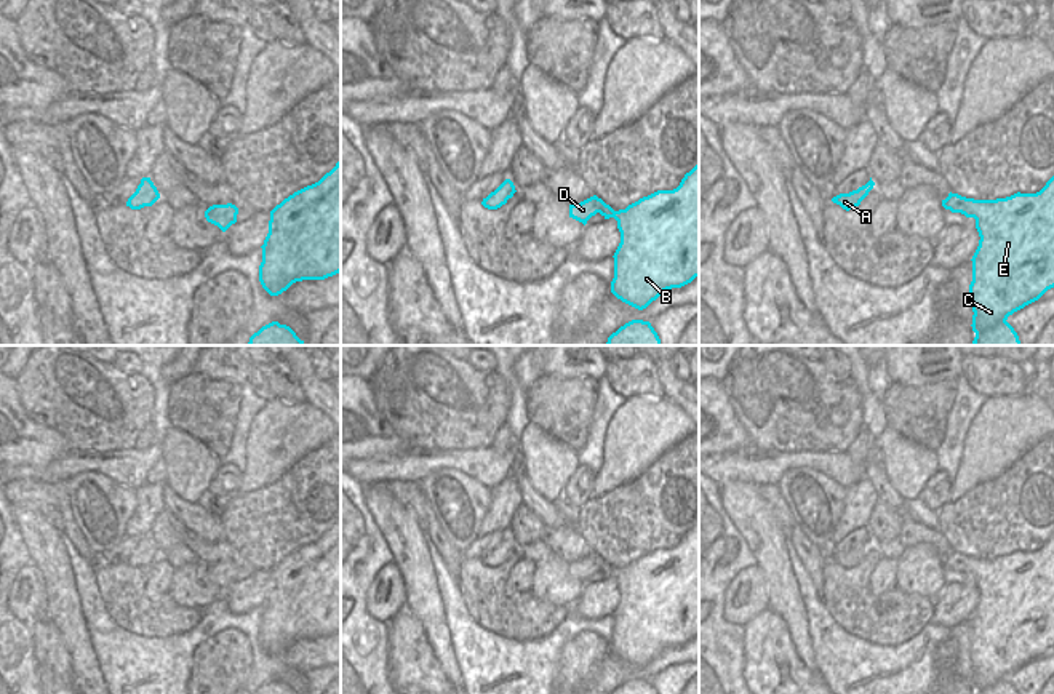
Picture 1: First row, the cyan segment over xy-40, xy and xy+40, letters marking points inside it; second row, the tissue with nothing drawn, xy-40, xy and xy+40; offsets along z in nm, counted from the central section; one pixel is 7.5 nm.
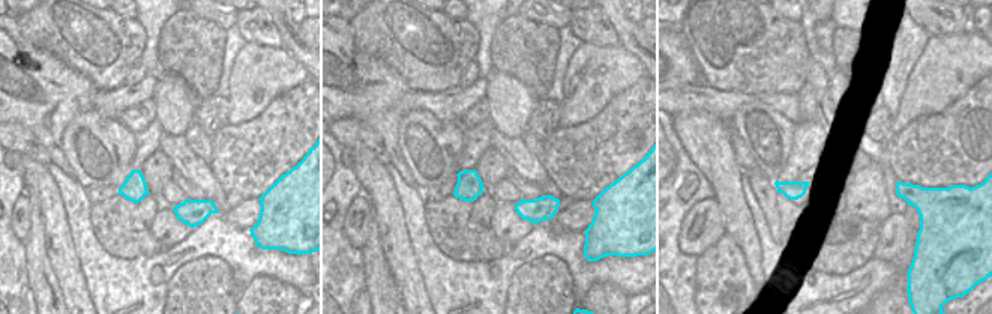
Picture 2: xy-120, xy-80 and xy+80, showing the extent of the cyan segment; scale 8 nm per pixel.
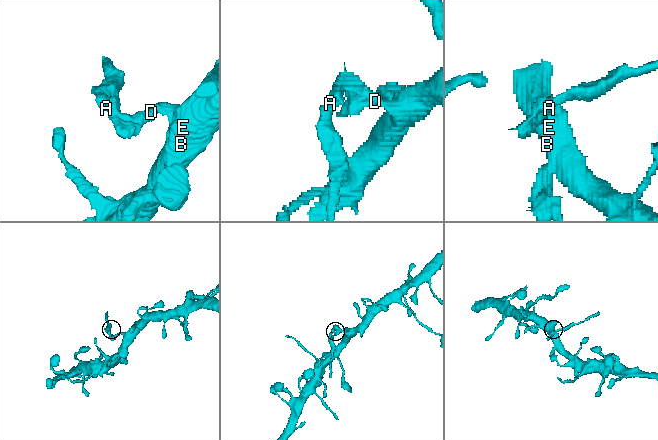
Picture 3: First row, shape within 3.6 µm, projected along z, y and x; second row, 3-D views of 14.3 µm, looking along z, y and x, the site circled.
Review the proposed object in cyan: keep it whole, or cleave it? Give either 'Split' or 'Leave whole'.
Split.

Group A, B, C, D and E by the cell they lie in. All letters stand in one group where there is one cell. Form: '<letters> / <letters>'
A D / B C E

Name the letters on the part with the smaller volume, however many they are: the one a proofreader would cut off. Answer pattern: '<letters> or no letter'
A, D.

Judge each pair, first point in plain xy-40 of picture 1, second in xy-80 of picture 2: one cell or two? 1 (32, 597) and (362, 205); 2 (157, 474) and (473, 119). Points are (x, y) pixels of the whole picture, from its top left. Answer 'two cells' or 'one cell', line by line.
1: one cell
2: one cell

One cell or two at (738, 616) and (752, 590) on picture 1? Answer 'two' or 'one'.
one

